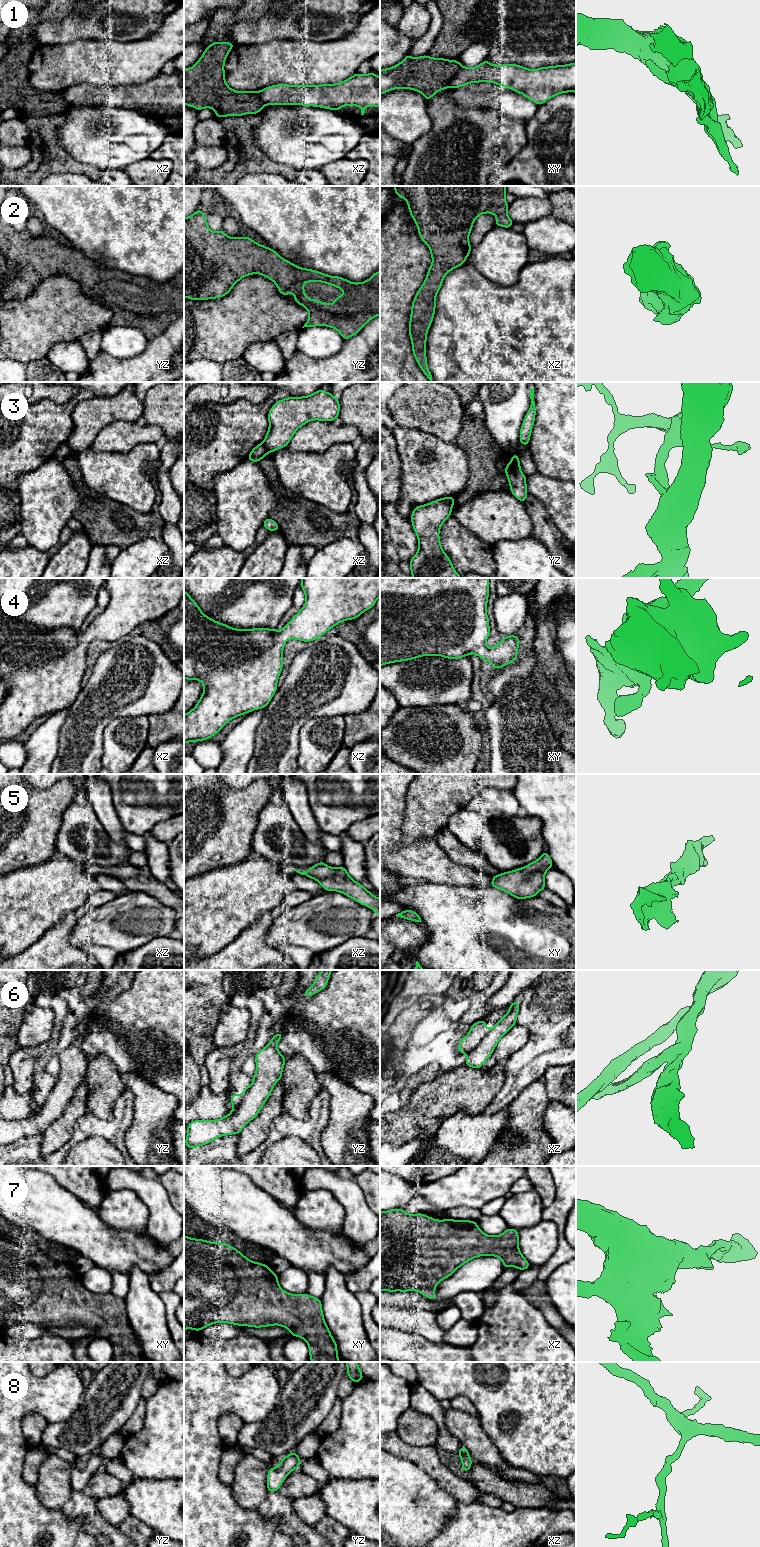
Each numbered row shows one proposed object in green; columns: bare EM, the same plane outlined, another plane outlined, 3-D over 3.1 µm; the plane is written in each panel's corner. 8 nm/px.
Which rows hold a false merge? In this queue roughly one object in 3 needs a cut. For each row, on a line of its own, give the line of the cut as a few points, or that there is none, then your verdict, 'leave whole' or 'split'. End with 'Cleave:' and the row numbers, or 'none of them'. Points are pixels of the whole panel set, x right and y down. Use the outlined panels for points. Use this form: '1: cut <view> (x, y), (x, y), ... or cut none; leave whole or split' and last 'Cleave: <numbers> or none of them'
1: cut xy (461, 66), (452, 79), (450, 86); split
2: cut none; leave whole
3: cut yz (443, 498), (452, 507); split
4: cut none; leave whole
5: cut none; leave whole
6: cut xz (490, 1030), (467, 1053); split
7: cut none; leave whole
8: cut none; leave whole
Cleave: 1, 3, 6

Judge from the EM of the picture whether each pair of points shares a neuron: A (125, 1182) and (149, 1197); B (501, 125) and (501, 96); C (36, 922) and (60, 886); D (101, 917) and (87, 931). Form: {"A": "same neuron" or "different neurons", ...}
{"A": "same neuron", "B": "different neurons", "C": "same neuron", "D": "same neuron"}

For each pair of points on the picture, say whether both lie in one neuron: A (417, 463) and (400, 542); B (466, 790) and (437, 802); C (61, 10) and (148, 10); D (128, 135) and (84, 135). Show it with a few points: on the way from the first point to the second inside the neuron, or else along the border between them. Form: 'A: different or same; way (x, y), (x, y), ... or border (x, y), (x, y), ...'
A: different; border (399, 494), (396, 509), (402, 516), (410, 520)
B: same; way (459, 790), (449, 790), (444, 795)
C: different; border (70, 10), (61, 19), (48, 21)
D: same; way (117, 137), (95, 137)

